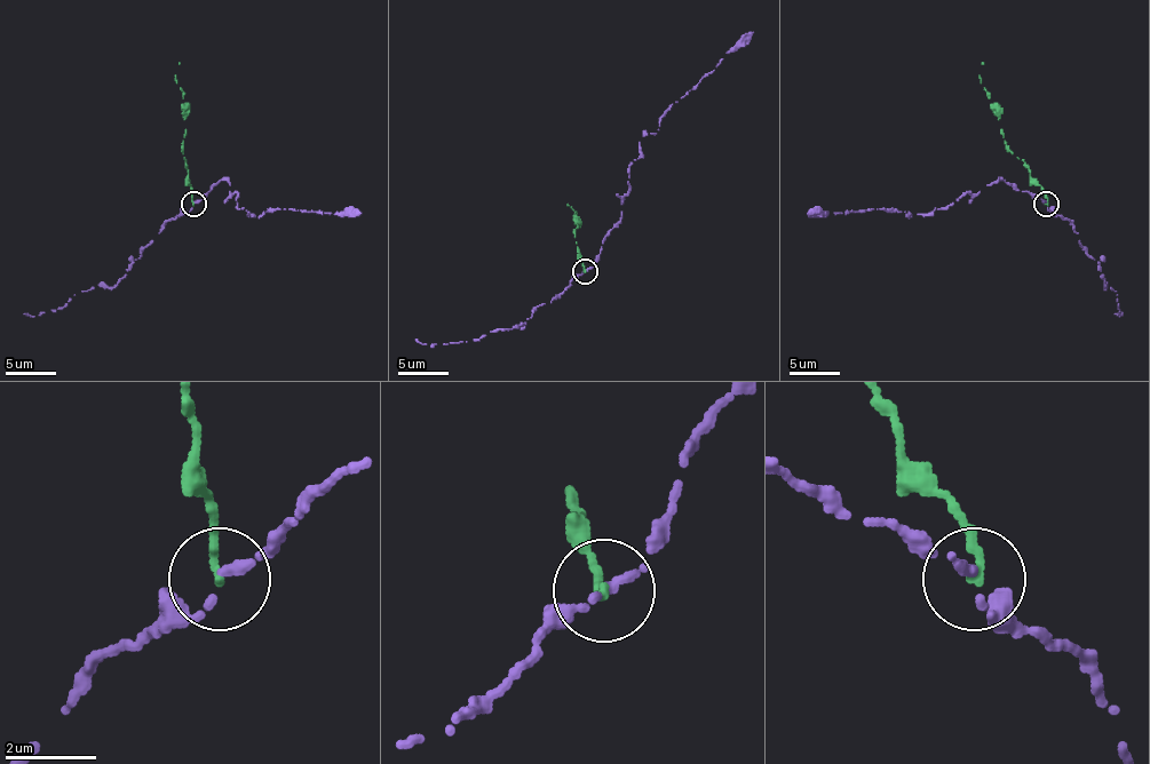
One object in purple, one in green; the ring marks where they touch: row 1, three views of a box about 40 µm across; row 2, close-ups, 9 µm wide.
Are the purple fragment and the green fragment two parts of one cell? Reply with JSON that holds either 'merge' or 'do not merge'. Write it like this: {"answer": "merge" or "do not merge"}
{"answer": "do not merge"}

